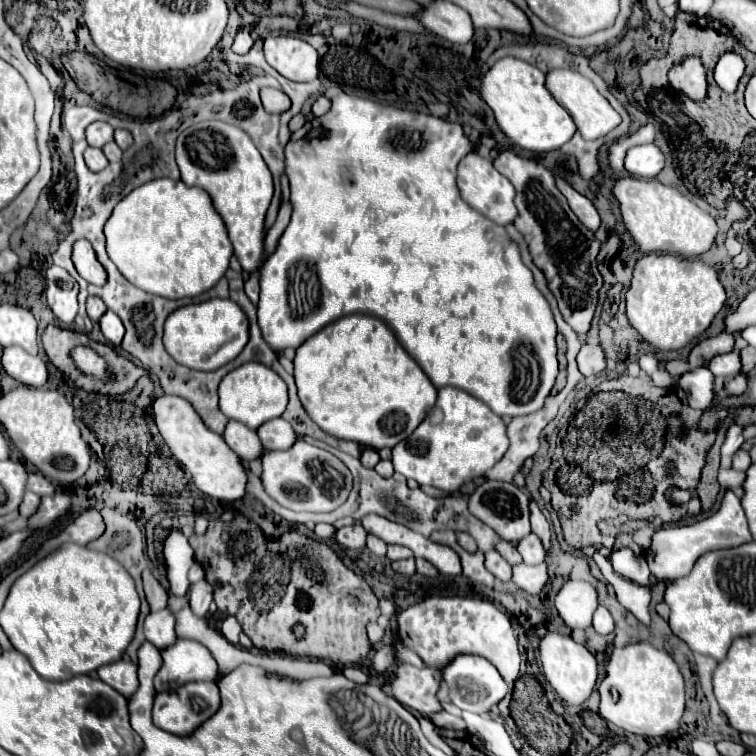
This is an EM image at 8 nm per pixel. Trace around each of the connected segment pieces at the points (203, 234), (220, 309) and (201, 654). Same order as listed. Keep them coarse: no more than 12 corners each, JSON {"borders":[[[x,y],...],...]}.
{"borders":[[[158,178],[104,226],[126,280],[190,298],[234,254],[210,194]],[[212,298],[174,310],[164,346],[218,370],[248,344],[248,316]],[[178,638],[162,652],[154,690],[216,680],[210,652]]]}

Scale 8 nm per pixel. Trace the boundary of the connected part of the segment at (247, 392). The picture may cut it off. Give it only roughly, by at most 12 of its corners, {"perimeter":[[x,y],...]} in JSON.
{"perimeter":[[248,362],[220,382],[226,418],[258,430],[288,406],[286,382]]}

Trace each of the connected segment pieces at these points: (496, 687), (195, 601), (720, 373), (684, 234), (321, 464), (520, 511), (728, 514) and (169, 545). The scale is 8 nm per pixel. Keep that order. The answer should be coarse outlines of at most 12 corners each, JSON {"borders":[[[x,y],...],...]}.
{"borders":[[[456,656],[442,670],[460,710],[490,712],[508,694],[480,656]],[[202,580],[190,586],[190,608],[206,616],[212,586]],[[738,352],[718,354],[708,368],[730,380],[742,372]],[[620,178],[614,196],[644,254],[700,256],[718,224],[678,188]],[[302,438],[262,456],[262,484],[294,512],[332,512],[350,470]],[[488,480],[468,508],[508,542],[530,534],[530,494]],[[728,488],[716,514],[652,538],[658,580],[686,576],[702,554],[752,540]],[[182,532],[164,542],[170,592],[188,594],[194,552]]]}

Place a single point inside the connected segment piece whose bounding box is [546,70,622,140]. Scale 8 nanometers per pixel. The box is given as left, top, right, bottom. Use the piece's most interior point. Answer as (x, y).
(591, 112)

